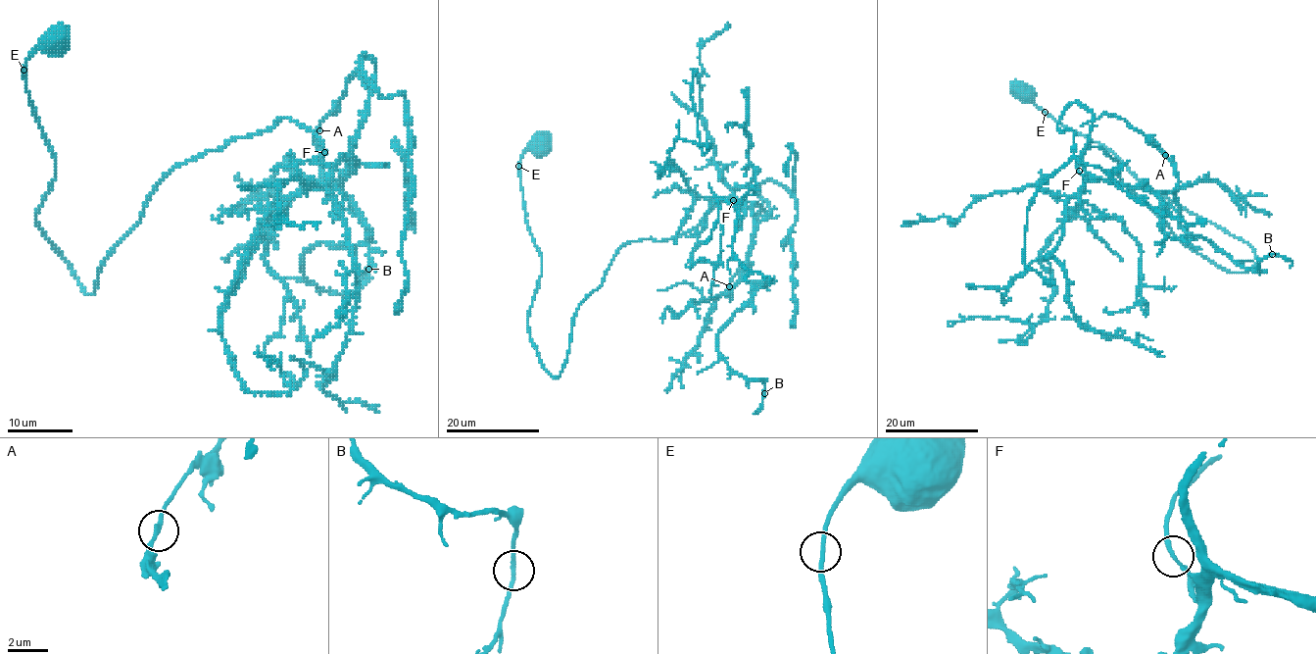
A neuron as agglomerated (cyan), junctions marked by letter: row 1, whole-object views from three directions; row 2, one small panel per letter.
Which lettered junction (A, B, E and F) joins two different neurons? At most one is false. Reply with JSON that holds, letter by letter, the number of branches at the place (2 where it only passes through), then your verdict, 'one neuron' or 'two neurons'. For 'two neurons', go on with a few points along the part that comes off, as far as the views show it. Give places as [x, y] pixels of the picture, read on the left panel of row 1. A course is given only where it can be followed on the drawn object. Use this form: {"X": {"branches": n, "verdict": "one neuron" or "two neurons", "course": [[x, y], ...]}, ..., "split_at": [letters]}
{"A": {"branches": 2, "verdict": "one neuron"}, "B": {"branches": 2, "verdict": "one neuron"}, "E": {"branches": 2, "verdict": "one neuron"}, "F": {"branches": 2, "verdict": "one neuron"}, "split_at": []}

